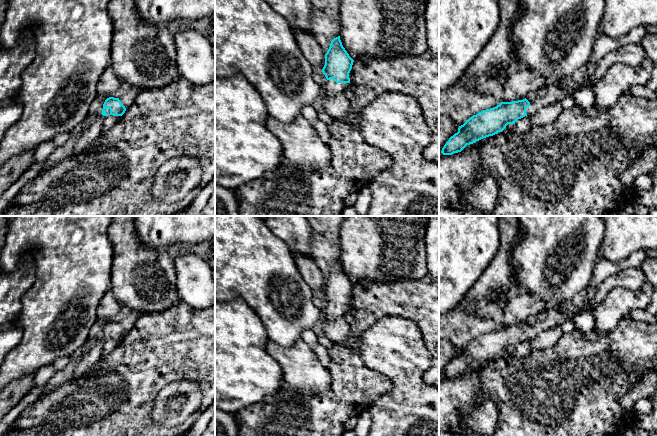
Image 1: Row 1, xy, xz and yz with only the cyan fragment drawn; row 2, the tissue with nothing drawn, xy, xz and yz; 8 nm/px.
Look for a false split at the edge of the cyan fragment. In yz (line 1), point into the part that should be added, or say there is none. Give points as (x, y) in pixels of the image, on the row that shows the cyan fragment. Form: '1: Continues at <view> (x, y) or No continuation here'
1: Continues at yz (632, 54)

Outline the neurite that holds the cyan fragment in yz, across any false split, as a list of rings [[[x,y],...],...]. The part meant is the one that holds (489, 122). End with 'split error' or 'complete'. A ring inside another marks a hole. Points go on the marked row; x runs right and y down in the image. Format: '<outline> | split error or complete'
[[[630,43],[603,56],[592,77],[583,79],[581,82],[571,79],[563,85],[543,87],[536,92],[533,102],[525,98],[501,102],[494,108],[483,110],[459,126],[458,132],[449,138],[441,153],[452,155],[461,152],[467,145],[502,132],[508,124],[515,124],[518,119],[531,116],[549,104],[561,102],[565,96],[573,95],[582,88],[593,87],[612,65],[623,63],[637,66],[645,57],[646,53],[640,43]]] | split error

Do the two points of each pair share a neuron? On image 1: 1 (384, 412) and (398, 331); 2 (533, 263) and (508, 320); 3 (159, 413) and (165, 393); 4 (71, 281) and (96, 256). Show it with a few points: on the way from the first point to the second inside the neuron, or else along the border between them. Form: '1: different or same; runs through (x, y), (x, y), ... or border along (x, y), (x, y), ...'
1: same; runs through (399, 392), (398, 351)
2: different; border along (518, 288), (524, 289), (542, 300)
3: same; runs through (159, 408), (162, 398)
4: same; runs through (77, 275), (90, 262)

